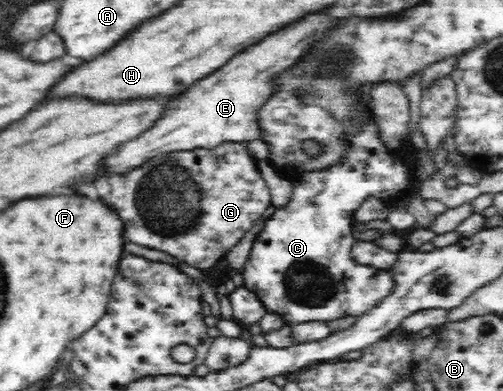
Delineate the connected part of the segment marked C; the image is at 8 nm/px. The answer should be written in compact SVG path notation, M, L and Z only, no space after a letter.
M367 118L366 121L367 125L351 139L353 147L343 165L307 174L299 185L293 185L291 200L287 205L277 207L265 221L265 229L257 236L257 241L249 254L249 261L243 267L243 279L245 279L243 285L257 295L257 299L263 303L263 307L269 313L279 315L287 325L299 325L317 319L335 321L347 315L363 315L369 309L373 309L381 299L391 295L395 287L395 279L389 269L377 269L353 261L351 247L356 241L351 235L349 225L351 221L355 221L354 211L369 198L369 195L386 201L409 195L411 177L408 171L411 169L411 163L415 161L413 153L415 149L405 145L398 153L388 153L378 137L377 125L371 118Z

